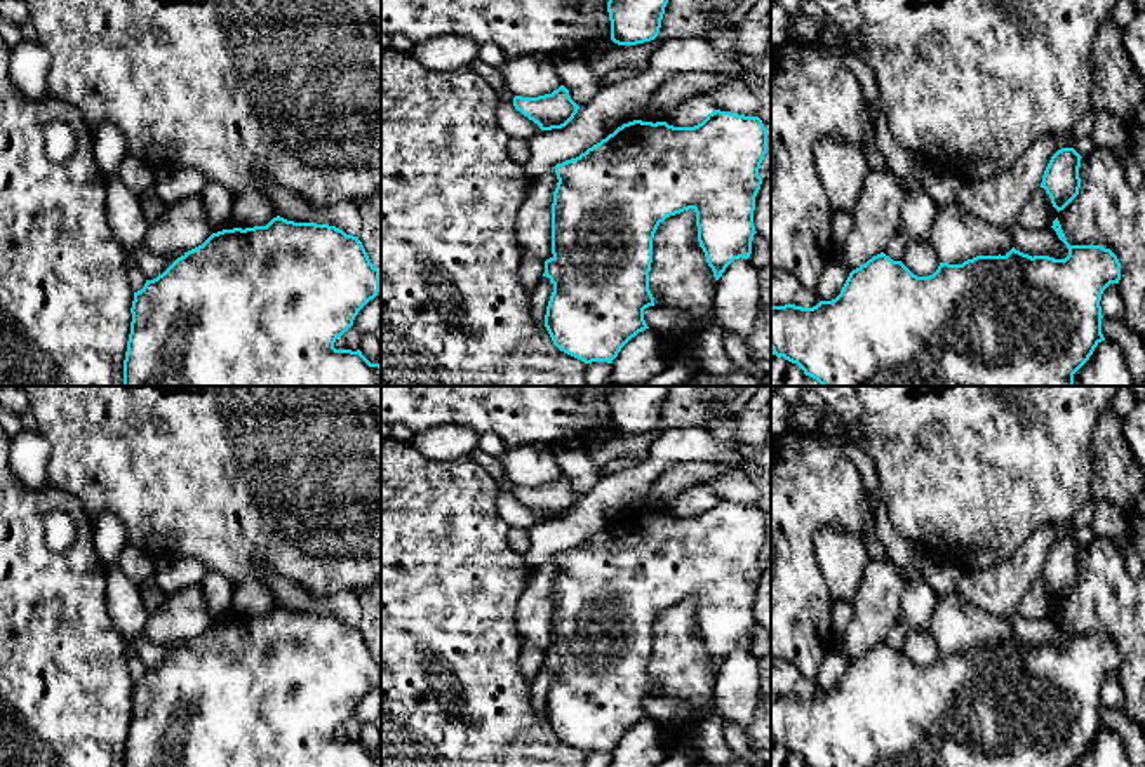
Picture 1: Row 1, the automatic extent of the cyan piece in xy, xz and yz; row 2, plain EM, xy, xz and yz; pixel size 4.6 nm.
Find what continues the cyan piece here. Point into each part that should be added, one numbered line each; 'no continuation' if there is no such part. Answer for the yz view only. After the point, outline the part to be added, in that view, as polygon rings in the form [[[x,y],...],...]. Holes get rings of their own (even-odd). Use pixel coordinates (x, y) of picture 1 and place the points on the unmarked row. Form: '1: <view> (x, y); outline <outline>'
no continuation

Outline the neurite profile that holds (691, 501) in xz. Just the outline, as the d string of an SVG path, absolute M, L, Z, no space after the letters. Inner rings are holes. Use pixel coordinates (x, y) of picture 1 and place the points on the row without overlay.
M693 485L682 490L666 508L673 517L694 517L701 513L708 503L715 501L717 494L708 485Z

